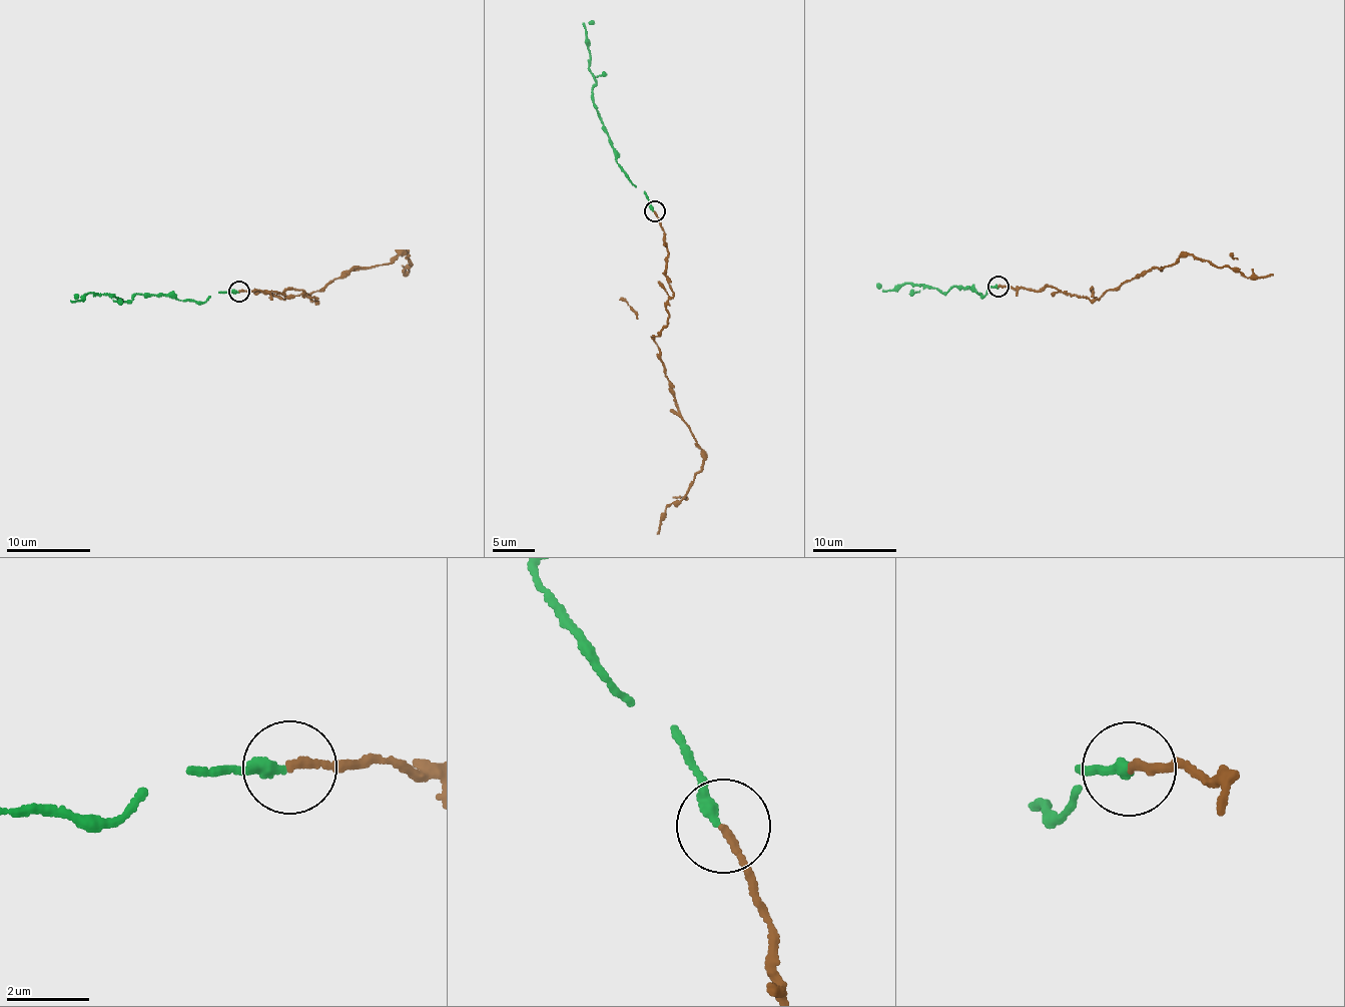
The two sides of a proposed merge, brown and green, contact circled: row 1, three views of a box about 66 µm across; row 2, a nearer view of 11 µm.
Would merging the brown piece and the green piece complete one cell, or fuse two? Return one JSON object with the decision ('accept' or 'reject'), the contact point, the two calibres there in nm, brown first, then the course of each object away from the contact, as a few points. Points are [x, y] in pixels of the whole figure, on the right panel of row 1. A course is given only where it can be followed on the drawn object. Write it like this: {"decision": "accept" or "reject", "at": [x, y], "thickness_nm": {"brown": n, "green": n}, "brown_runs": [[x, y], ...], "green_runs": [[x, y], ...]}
{"decision": "accept", "at": [997, 287], "thickness_nm": {"brown": 160, "green": 280}, "brown_runs": [[996, 287], [1055, 289], [1099, 299], [1151, 271], [1169, 267], [1188, 255], [1233, 270], [1245, 278], [1272, 274]], "green_runs": [[998, 287], [987, 287], [983, 297], [968, 288], [941, 293], [920, 284], [898, 284], [891, 290], [876, 284]]}

